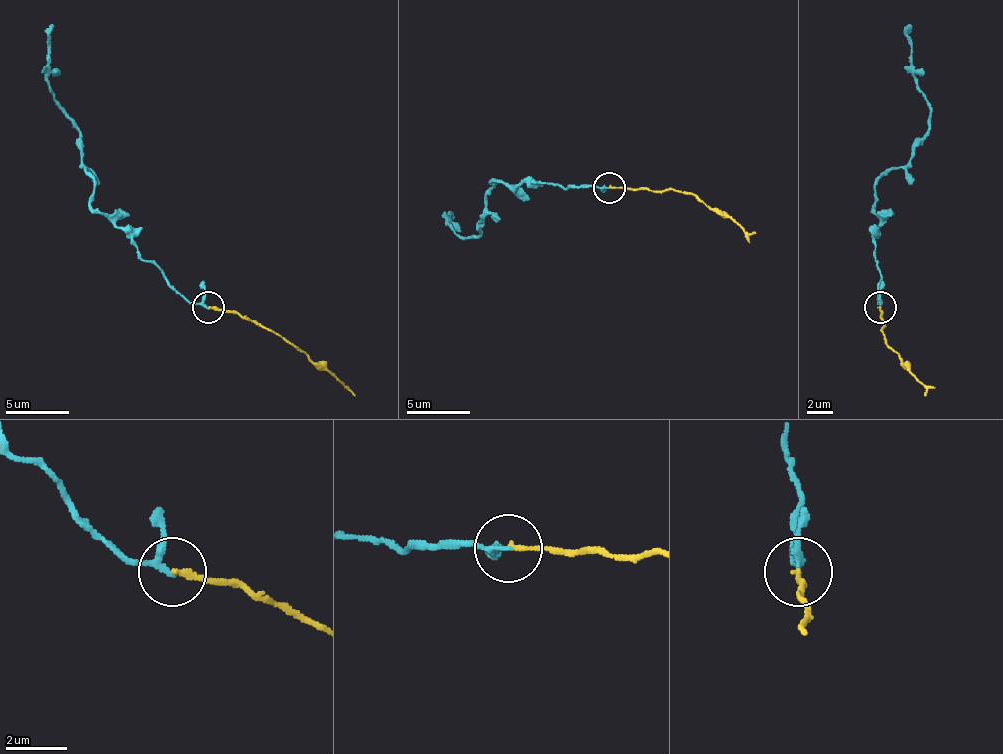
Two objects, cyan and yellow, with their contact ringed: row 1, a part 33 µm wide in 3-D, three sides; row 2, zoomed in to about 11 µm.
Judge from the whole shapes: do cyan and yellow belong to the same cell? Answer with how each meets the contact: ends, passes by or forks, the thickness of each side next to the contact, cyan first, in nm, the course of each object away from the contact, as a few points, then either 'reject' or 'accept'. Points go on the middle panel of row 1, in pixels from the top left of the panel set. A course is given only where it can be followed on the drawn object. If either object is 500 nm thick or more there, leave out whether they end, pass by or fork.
cyan passes by | yellow ends | 180/170 nm | cyan via (610, 188), (521, 182), (509, 188), (490, 182), (477, 236), (458, 236), (449, 226), (449, 217), (455, 217) | yellow via (610, 188), (688, 191), (714, 210), (723, 210), (745, 232), (755, 232) | accept

